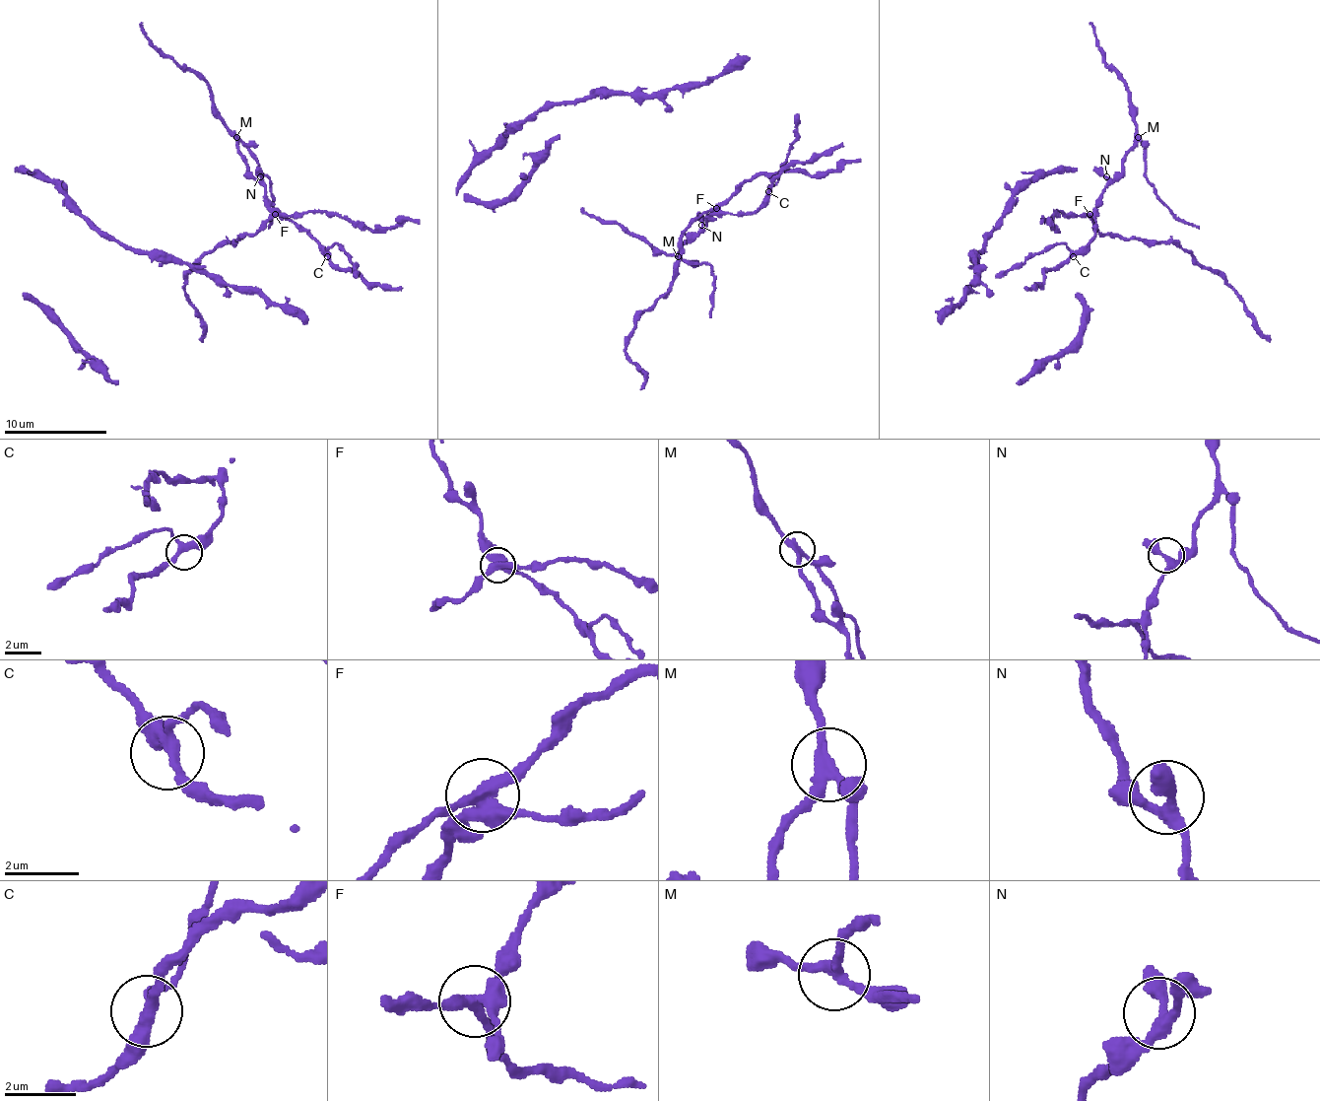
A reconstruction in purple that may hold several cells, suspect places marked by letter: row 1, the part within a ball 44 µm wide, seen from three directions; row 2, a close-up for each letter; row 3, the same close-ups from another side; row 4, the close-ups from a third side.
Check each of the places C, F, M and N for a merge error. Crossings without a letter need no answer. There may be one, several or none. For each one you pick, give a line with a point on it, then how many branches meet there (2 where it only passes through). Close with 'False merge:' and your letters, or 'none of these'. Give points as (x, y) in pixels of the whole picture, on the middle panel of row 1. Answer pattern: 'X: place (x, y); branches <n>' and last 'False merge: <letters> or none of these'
F: place (716, 208); branches 4
M: place (678, 256); branches 3
False merge: F, M

